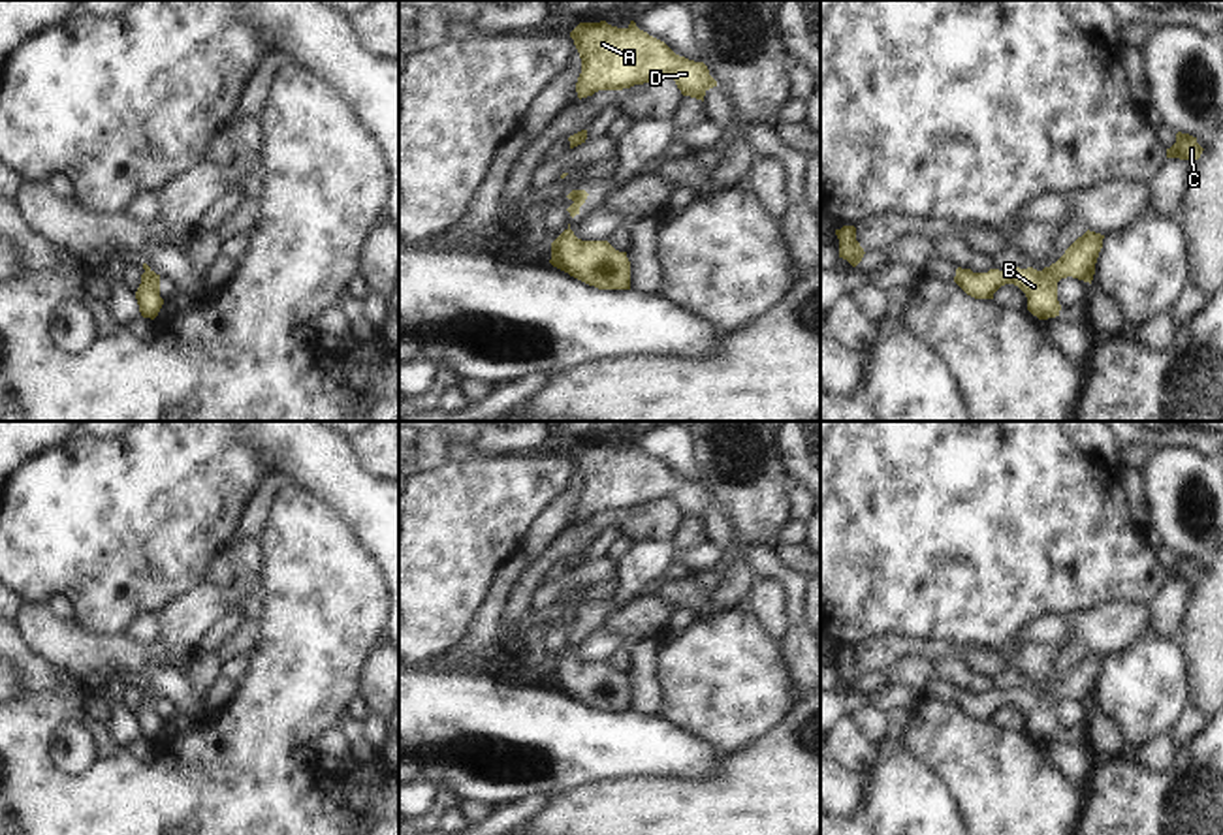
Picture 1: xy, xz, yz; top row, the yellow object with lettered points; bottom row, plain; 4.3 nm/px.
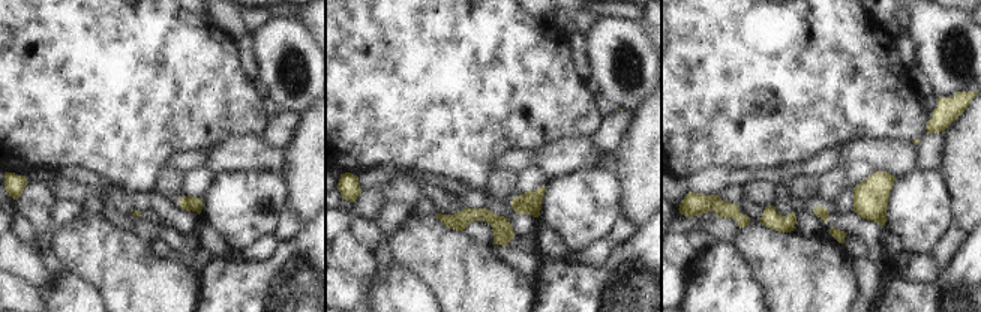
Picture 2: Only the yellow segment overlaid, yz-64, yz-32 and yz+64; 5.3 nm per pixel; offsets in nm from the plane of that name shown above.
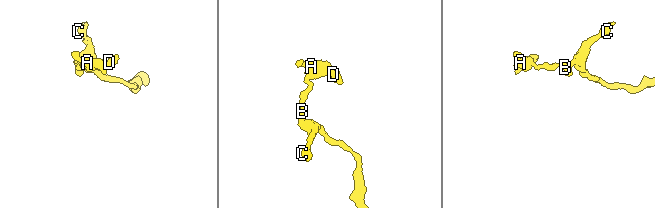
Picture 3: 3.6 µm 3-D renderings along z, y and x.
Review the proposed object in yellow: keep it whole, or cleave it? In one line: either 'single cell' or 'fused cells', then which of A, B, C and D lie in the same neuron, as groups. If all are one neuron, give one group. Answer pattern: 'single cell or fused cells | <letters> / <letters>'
single cell | A B C D

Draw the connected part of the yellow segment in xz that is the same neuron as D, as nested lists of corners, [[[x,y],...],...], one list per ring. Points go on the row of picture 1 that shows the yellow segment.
[[[606,21],[580,23],[570,38],[581,58],[576,83],[580,100],[598,90],[623,90],[660,77],[674,79],[683,96],[702,102],[706,92],[717,87],[704,62],[675,55],[634,21],[627,28]]]

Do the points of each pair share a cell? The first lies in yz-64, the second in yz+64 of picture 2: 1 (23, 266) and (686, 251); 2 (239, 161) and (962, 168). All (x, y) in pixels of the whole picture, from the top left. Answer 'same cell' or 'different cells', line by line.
1: same cell
2: different cells

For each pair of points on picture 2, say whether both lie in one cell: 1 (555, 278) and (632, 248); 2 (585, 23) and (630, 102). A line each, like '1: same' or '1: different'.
1: same
2: different

